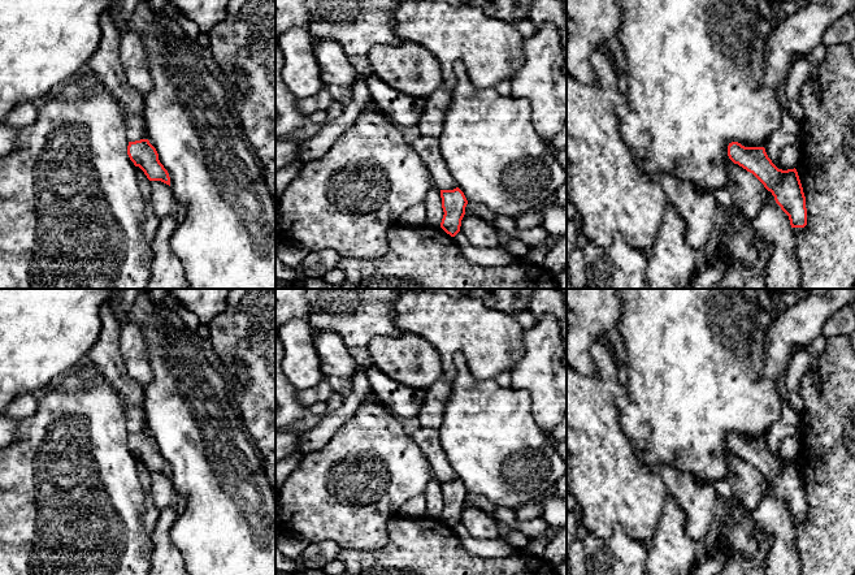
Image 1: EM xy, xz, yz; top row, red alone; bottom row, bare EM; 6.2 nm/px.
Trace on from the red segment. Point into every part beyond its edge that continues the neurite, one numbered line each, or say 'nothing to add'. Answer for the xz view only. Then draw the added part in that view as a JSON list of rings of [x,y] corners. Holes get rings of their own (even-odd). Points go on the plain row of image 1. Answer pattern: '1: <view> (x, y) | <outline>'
nothing to add

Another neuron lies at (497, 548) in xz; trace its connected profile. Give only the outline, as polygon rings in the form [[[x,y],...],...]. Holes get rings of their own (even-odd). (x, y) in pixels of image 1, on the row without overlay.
[[[460,522],[453,528],[456,536],[459,537],[461,545],[465,550],[468,550],[472,554],[476,554],[478,557],[483,558],[502,558],[508,557],[517,552],[507,540],[504,536],[500,536],[498,539],[492,540],[479,540],[474,539],[465,526]]]

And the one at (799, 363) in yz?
[[[804,347],[795,349],[791,353],[790,362],[786,368],[786,399],[791,407],[799,414],[803,414],[804,405],[799,393],[800,380],[808,373],[811,367],[811,355]]]

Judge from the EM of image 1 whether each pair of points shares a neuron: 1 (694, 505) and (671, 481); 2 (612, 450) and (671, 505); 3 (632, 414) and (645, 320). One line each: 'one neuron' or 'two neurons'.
1: one neuron
2: two neurons
3: one neuron

